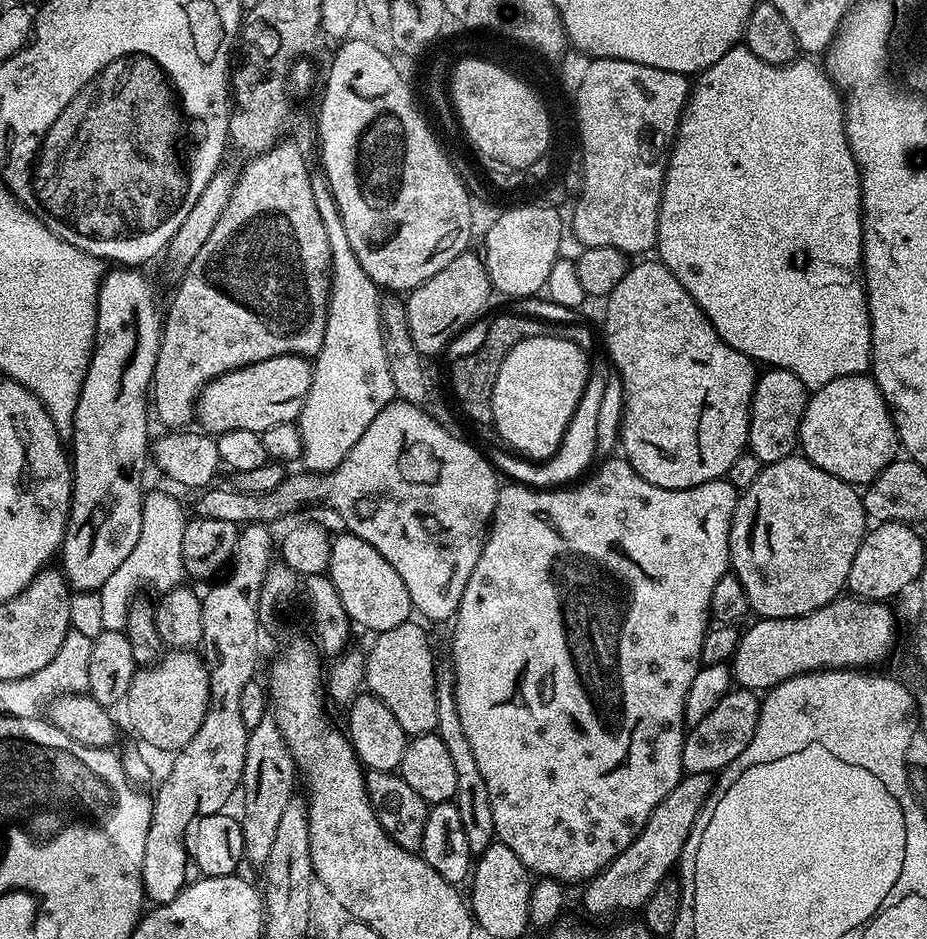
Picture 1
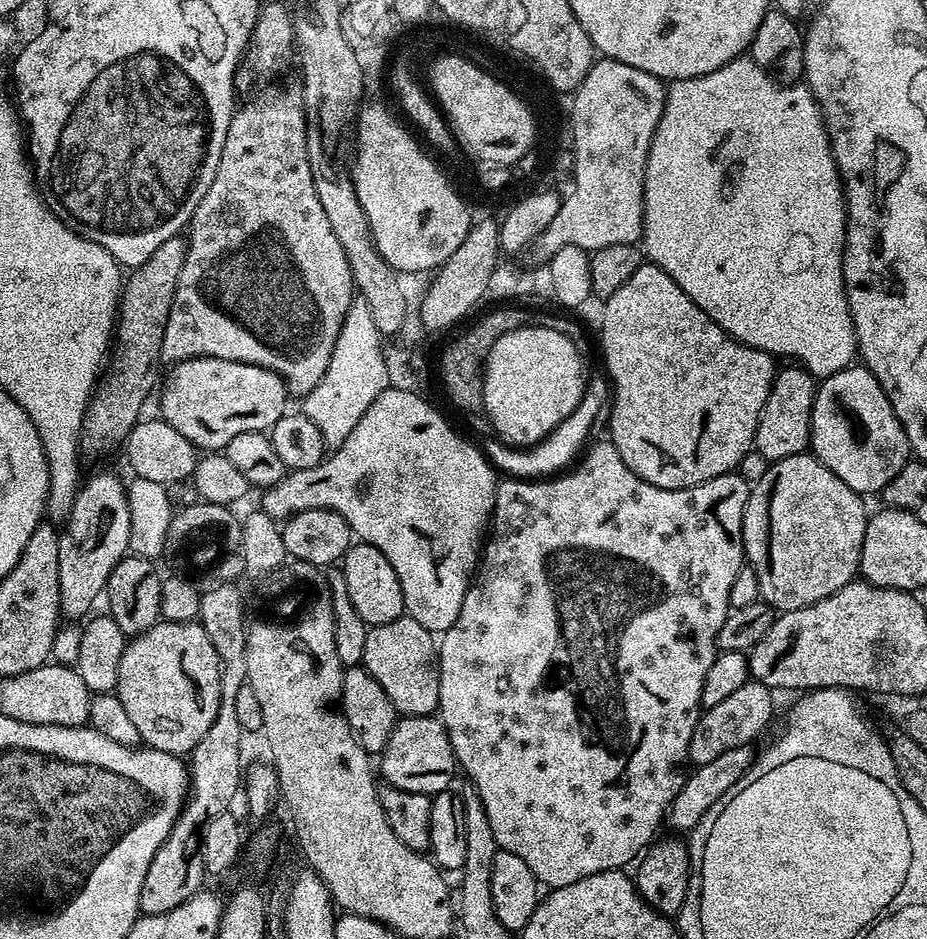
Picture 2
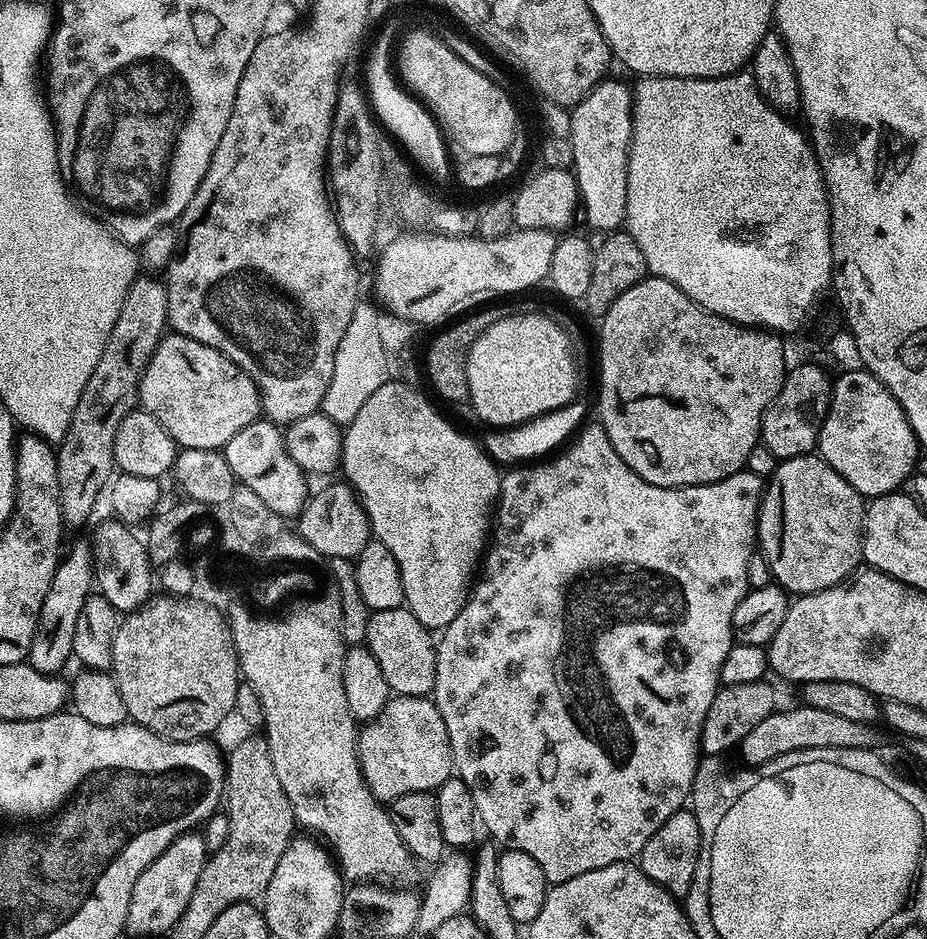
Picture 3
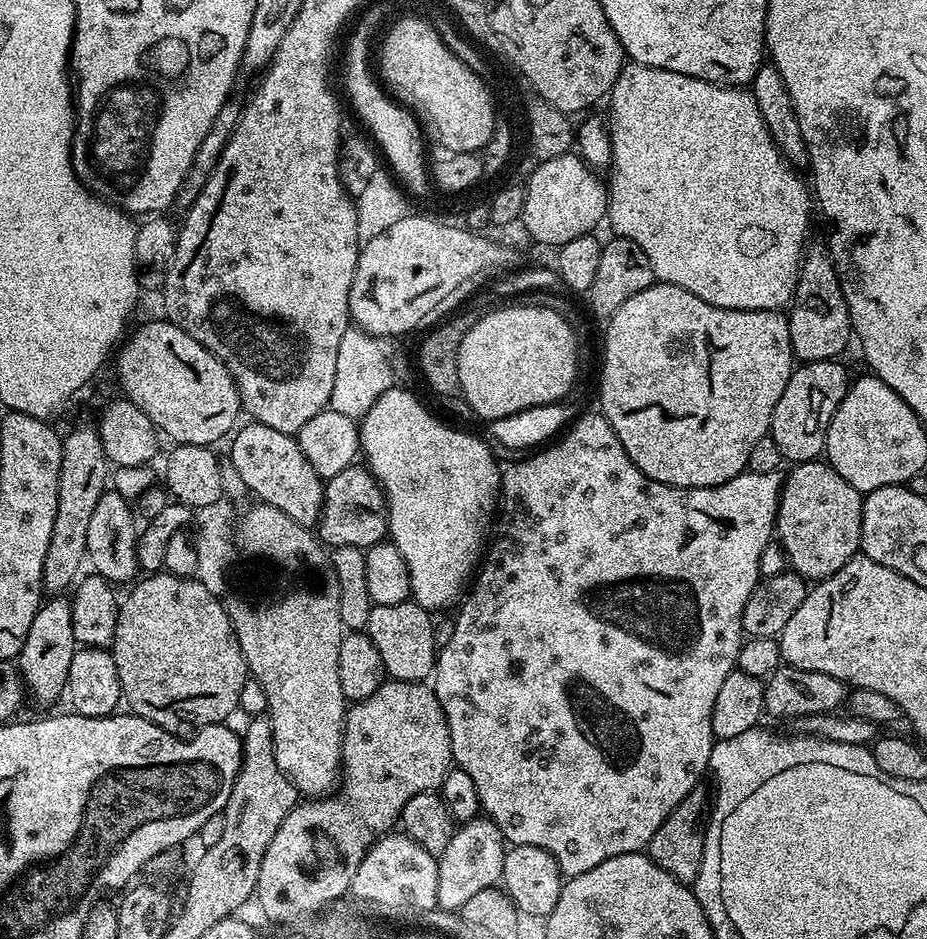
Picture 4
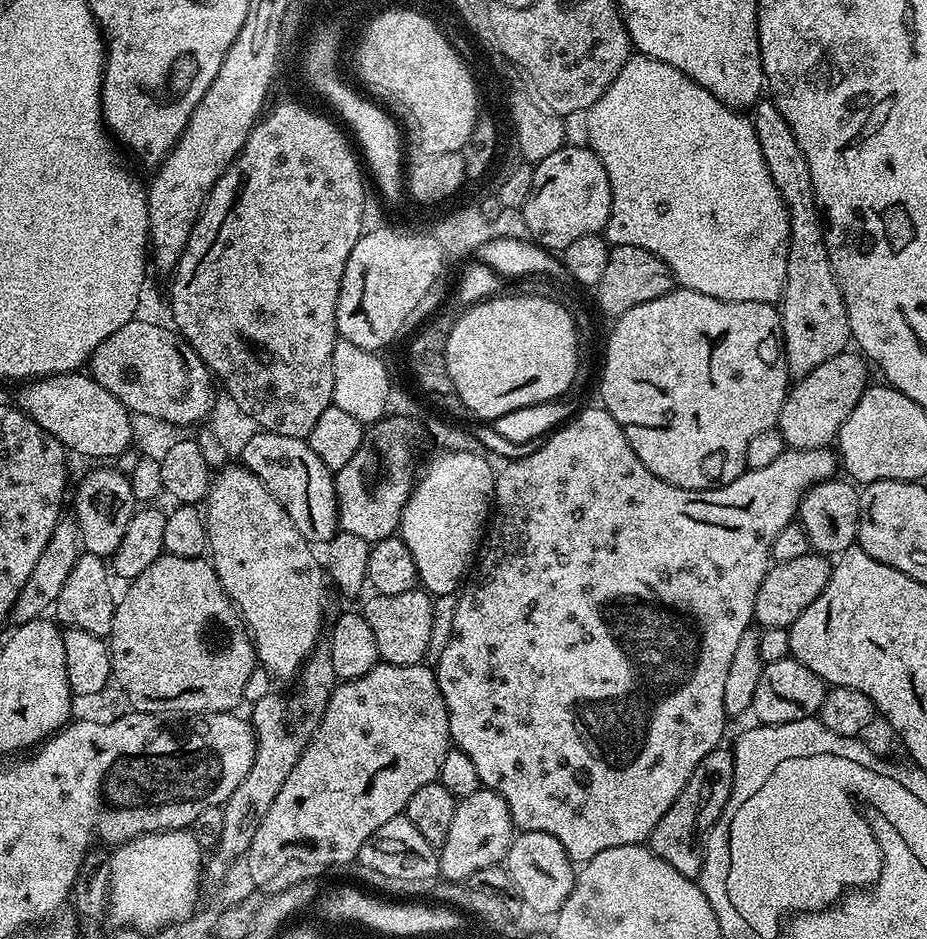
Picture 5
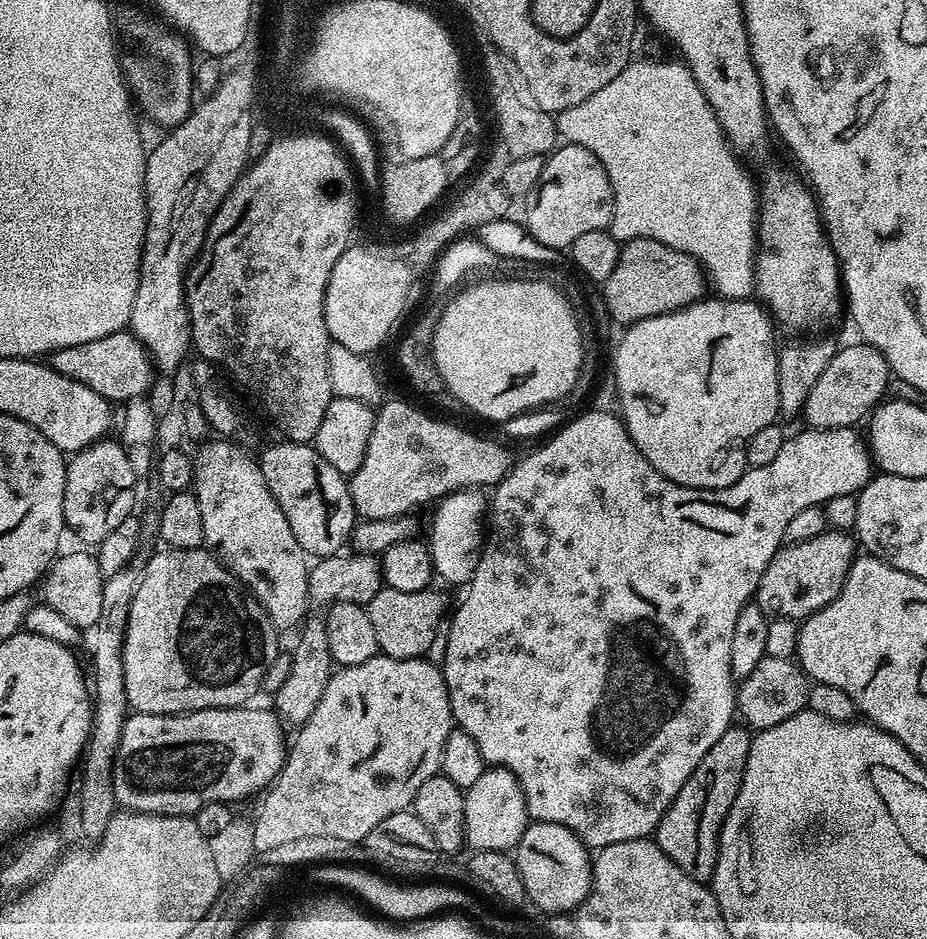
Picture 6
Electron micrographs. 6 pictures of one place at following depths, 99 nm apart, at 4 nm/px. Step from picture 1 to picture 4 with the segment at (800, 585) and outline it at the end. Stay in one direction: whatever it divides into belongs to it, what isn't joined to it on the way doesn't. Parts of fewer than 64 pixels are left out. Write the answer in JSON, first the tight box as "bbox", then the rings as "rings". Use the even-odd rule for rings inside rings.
{"bbox":[774,459,864,582],"rings":[[[823,459],[806,460],[793,468],[782,480],[774,536],[797,576],[808,582],[827,580],[860,552],[864,496]]]}

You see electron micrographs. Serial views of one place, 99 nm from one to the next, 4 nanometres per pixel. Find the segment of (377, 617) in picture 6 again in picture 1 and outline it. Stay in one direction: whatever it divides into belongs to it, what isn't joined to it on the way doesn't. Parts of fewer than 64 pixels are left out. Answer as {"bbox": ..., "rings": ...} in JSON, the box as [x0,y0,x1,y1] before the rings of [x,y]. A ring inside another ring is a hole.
{"bbox":[364,622,438,736],"rings":[[[409,622],[394,626],[394,630],[375,633],[372,649],[367,649],[364,664],[364,682],[367,691],[382,702],[386,702],[398,718],[398,726],[407,736],[426,736],[436,731],[438,722],[438,702],[436,682],[438,667],[428,632],[423,623]]]}

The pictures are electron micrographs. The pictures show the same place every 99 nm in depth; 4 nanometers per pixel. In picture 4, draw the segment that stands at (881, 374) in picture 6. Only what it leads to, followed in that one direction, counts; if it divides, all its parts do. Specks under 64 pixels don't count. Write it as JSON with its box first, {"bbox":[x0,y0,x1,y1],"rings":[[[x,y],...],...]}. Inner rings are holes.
{"bbox":[770,359,850,462],"rings":[[[839,359],[835,360],[810,360],[801,363],[793,371],[790,382],[786,382],[786,390],[782,390],[782,398],[778,398],[778,406],[774,406],[770,435],[777,443],[783,459],[790,462],[803,462],[815,460],[824,452],[824,440],[828,436],[828,427],[842,402],[842,398],[848,392],[850,375],[840,365]]]}

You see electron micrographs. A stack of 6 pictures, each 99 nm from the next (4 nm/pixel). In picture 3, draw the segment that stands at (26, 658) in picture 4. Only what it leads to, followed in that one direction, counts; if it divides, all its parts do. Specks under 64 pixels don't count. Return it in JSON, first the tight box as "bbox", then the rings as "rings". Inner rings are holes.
{"bbox":[27,543,94,674],"rings":[[[87,543],[76,544],[69,552],[67,549],[61,565],[56,568],[52,585],[46,594],[46,602],[42,602],[40,625],[27,659],[27,663],[32,664],[34,670],[56,674],[67,660],[73,659],[74,626],[78,626],[78,614],[82,614],[82,606],[86,606],[93,588],[94,557],[91,547]]]}

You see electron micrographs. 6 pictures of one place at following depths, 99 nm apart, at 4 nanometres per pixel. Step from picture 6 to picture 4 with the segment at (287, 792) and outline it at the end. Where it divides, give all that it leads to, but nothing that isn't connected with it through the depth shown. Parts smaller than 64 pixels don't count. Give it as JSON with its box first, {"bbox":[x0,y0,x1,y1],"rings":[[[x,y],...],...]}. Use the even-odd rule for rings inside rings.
{"bbox":[254,678,454,919],"rings":[[[388,678],[378,686],[378,690],[374,690],[374,694],[370,694],[370,698],[355,701],[347,709],[344,718],[340,762],[342,779],[339,781],[338,791],[327,798],[308,798],[297,803],[290,814],[286,814],[282,826],[278,826],[278,832],[274,834],[270,846],[266,846],[266,854],[258,870],[254,900],[258,908],[267,908],[269,916],[276,919],[290,918],[292,915],[312,911],[317,905],[324,904],[325,900],[337,896],[337,893],[344,893],[372,843],[399,821],[402,806],[406,806],[406,802],[410,802],[414,794],[439,789],[454,761],[450,730],[435,691],[424,682]],[[321,832],[328,832],[332,836],[345,861],[332,863],[325,860],[324,871],[318,873],[315,870],[305,870],[300,875],[297,871],[299,864],[319,867],[315,850],[319,843],[314,834]]]}

